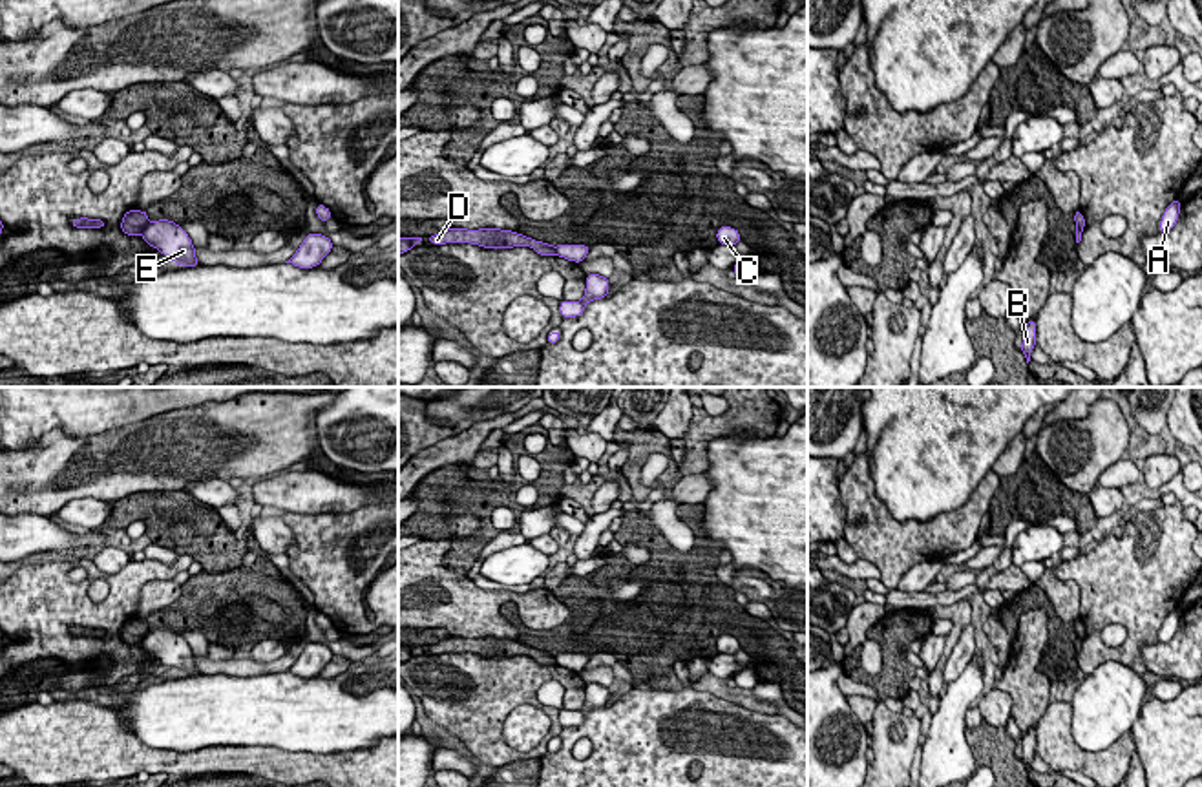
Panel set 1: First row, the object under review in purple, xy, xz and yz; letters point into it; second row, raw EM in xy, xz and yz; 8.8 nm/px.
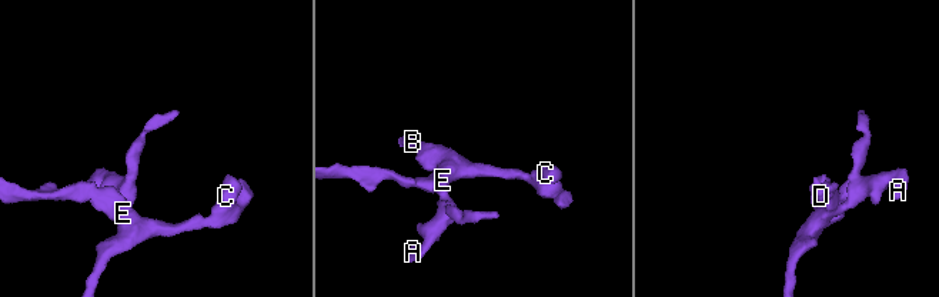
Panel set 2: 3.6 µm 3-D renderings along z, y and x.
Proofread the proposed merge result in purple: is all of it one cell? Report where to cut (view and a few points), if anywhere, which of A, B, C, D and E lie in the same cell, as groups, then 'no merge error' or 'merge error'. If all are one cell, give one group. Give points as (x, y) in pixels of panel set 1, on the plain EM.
cut in xz along (554, 656), (558, 663); A B C E / D; merge error

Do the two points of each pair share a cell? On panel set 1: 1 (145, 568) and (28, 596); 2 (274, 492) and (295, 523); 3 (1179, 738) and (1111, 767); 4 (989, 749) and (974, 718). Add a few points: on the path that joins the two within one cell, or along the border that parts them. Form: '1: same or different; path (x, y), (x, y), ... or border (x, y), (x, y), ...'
1: same; path (115, 598), (105, 608), (57, 605)
2: different; border (263, 504), (309, 514), (331, 512)
3: different; border (1129, 731), (1135, 749)
4: different; border (983, 720), (978, 725), (967, 727)

